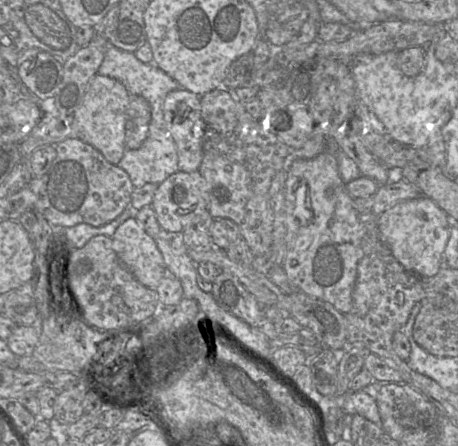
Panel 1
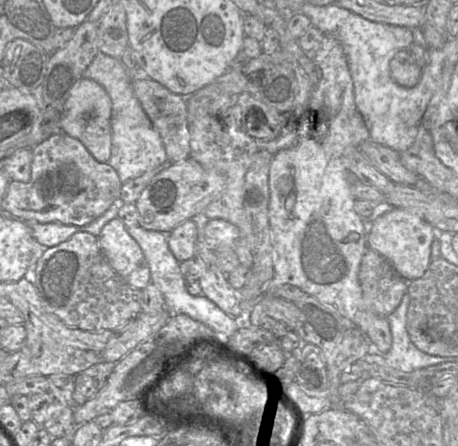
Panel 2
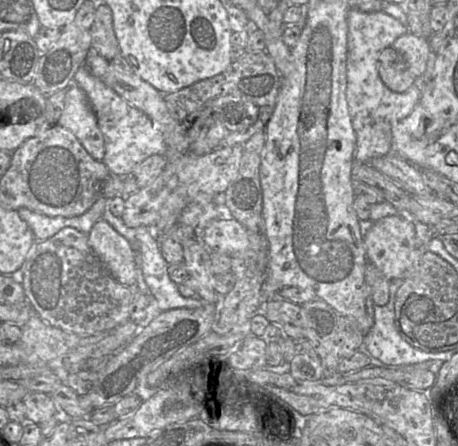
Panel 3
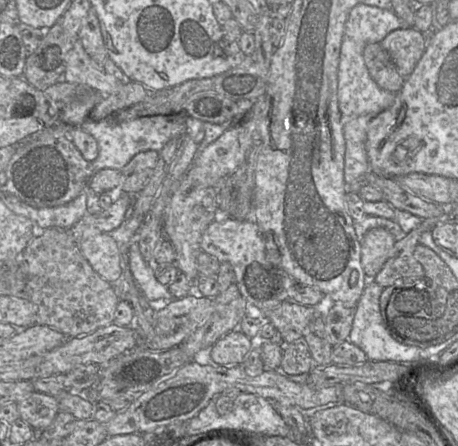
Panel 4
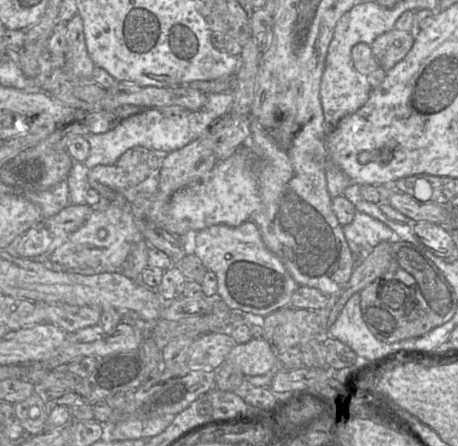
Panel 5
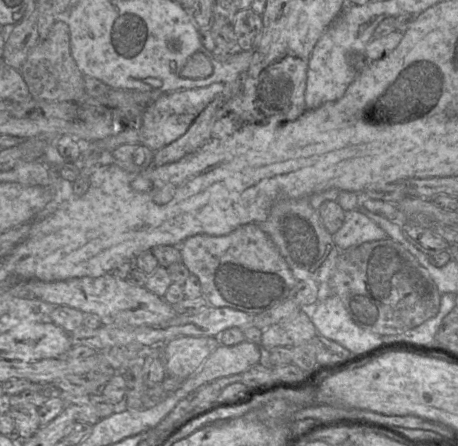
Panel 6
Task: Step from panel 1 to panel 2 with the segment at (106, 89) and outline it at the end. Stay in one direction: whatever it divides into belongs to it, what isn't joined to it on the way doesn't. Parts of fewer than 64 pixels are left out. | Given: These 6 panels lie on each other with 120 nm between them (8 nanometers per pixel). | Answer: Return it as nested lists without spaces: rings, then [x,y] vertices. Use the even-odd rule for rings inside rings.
[[[82,78],[63,105],[61,130],[79,140],[100,163],[108,163],[111,156],[112,102],[106,90],[97,82]]]

